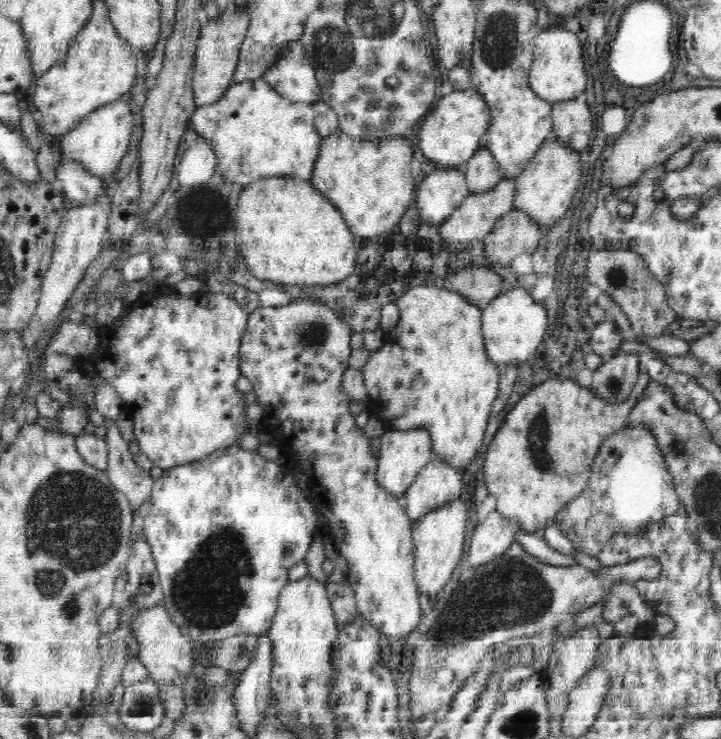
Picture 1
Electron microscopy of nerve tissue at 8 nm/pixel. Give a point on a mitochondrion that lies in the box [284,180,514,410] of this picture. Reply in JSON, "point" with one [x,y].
{"point":[313,334]}

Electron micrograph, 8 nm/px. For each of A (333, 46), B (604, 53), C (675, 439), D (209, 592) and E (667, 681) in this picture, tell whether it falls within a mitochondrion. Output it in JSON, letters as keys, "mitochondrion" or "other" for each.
{"A":"mitochondrion","B":"other","C":"mitochondrion","D":"mitochondrion","E":"other"}

